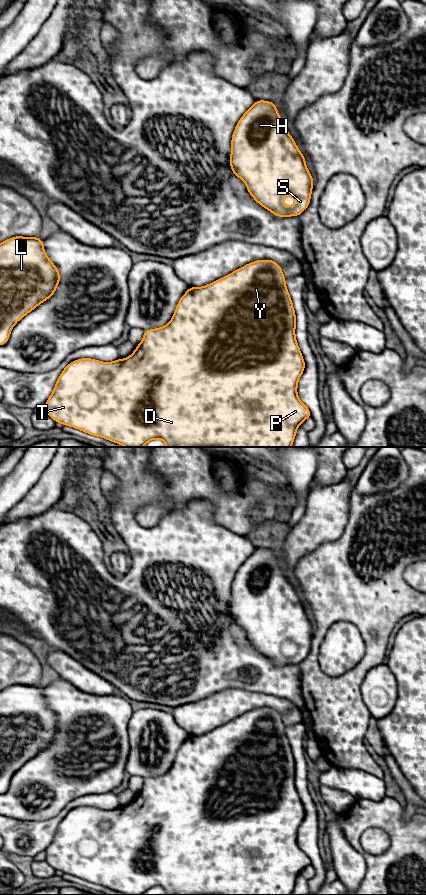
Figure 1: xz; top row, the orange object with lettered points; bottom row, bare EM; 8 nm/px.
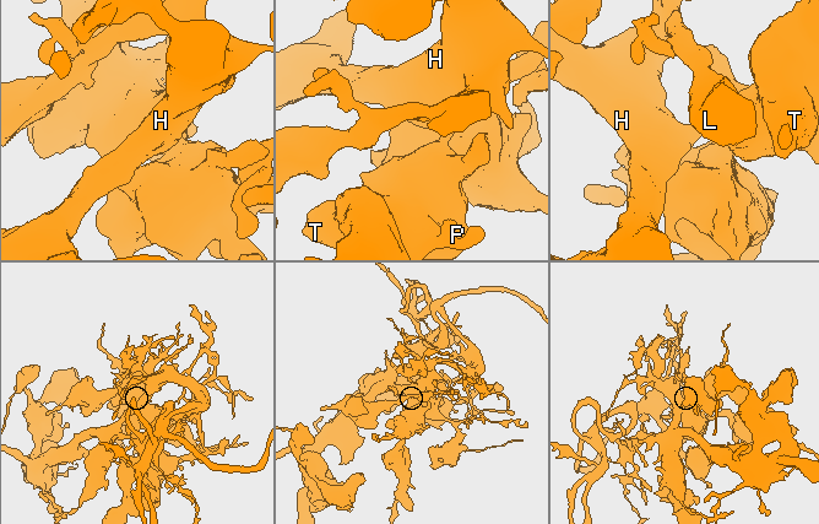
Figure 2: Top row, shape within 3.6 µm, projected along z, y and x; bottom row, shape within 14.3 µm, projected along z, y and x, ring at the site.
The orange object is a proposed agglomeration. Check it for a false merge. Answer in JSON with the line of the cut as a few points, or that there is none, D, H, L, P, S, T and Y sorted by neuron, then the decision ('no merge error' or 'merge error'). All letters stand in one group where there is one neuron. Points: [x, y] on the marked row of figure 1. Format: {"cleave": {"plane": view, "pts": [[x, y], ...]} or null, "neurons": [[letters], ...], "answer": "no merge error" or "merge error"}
{"cleave": null, "neurons": [["D", "H", "L", "P", "S", "T", "Y"]], "answer": "no merge error"}

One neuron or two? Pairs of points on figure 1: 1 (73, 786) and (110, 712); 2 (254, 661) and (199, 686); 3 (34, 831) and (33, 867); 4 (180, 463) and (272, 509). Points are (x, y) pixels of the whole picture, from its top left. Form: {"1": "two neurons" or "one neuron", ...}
{"1": "one neuron", "2": "one neuron", "3": "two neurons", "4": "two neurons"}

